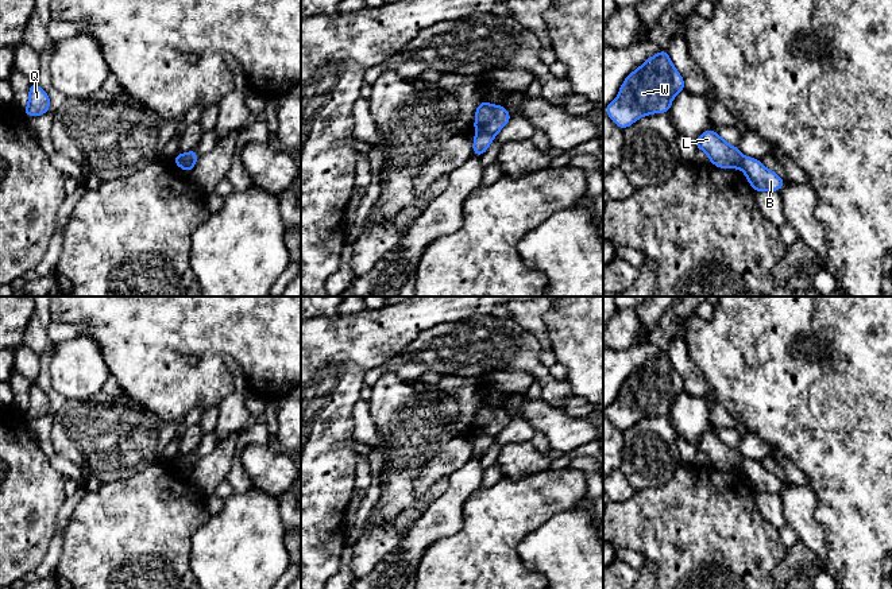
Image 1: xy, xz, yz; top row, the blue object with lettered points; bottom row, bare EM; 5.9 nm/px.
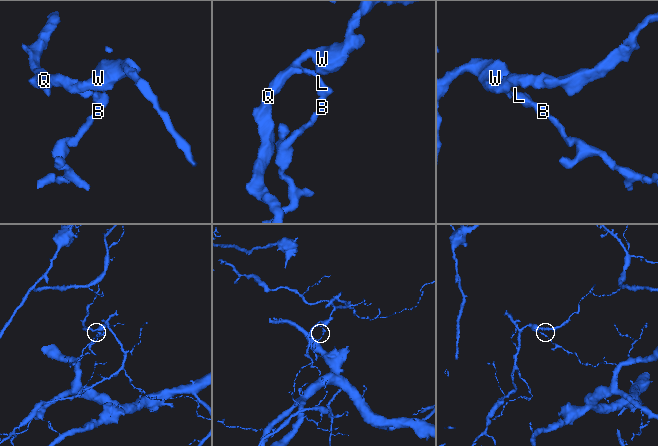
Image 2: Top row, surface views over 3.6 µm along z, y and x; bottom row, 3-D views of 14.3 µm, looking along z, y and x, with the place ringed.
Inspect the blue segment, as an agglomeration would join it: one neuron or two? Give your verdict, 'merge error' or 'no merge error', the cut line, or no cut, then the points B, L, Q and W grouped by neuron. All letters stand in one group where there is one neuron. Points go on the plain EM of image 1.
merge error; cut in xz along (477, 433), (494, 438); B / L Q W

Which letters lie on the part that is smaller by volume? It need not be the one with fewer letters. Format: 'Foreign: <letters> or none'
Foreign: L, Q, W

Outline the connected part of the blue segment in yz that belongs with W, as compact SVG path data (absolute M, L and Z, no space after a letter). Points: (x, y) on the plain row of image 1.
M661 352L625 380L617 400L605 412L625 431L646 416L669 414L672 402L683 392L683 379L667 352Z

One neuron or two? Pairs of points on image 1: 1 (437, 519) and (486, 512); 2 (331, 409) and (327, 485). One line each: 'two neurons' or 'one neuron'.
1: two neurons
2: one neuron

